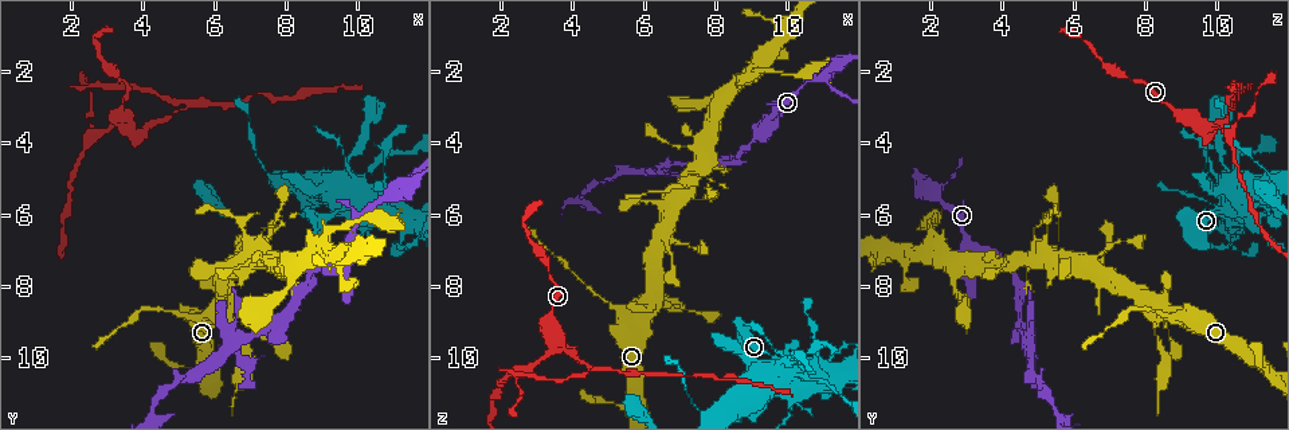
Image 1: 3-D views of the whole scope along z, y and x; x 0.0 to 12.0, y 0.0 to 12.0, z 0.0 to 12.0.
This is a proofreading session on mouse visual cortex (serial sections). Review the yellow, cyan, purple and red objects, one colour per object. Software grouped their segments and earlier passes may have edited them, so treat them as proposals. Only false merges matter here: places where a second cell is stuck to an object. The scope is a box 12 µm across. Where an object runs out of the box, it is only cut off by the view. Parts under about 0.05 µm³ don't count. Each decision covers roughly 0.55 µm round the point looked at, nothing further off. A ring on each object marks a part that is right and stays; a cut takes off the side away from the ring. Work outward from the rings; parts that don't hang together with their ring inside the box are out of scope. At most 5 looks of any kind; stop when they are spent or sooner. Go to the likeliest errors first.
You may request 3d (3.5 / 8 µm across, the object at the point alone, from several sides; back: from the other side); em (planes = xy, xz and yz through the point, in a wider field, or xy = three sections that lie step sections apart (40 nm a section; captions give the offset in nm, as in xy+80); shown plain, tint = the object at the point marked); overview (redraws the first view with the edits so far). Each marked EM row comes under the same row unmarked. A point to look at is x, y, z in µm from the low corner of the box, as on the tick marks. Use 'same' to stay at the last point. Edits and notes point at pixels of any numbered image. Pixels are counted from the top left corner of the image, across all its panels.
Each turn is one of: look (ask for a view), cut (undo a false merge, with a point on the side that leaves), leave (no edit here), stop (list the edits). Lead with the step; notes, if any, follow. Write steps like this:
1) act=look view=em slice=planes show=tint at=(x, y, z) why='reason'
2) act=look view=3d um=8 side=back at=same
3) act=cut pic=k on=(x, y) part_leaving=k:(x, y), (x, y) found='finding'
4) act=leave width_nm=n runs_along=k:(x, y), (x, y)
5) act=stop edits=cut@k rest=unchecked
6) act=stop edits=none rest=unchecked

act=look view=3d um=8 at=(5.4, 8.8, 8.7) why='calibre changes'

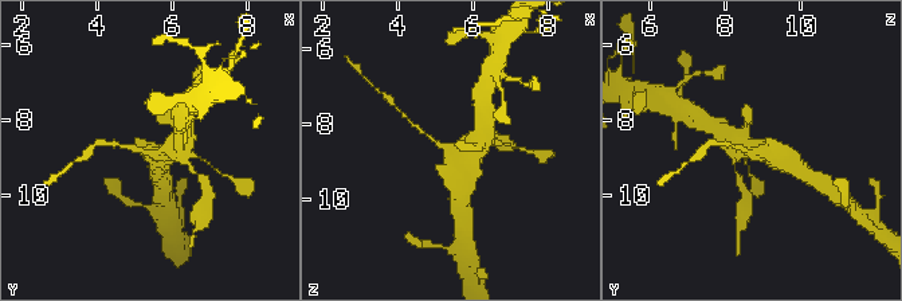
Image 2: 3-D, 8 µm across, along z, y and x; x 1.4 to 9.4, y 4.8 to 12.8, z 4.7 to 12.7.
act=look view=3d um=3.5 side=back at=(5.4, 8.8, 8.7) why='closer look'

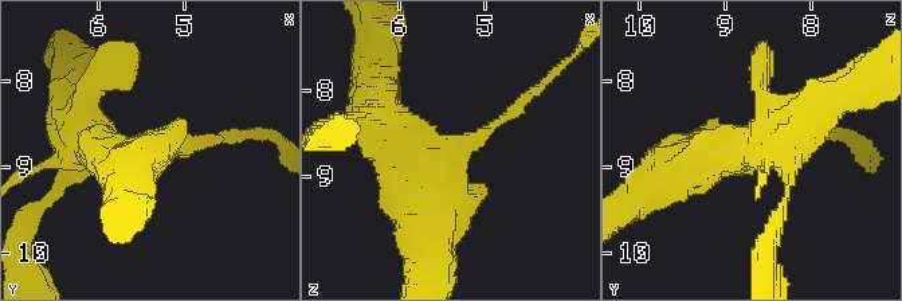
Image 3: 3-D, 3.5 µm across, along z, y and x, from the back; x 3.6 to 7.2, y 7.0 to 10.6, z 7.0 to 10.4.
act=look view=em slice=planes show=tint at=same arm_widths_nm=100,500

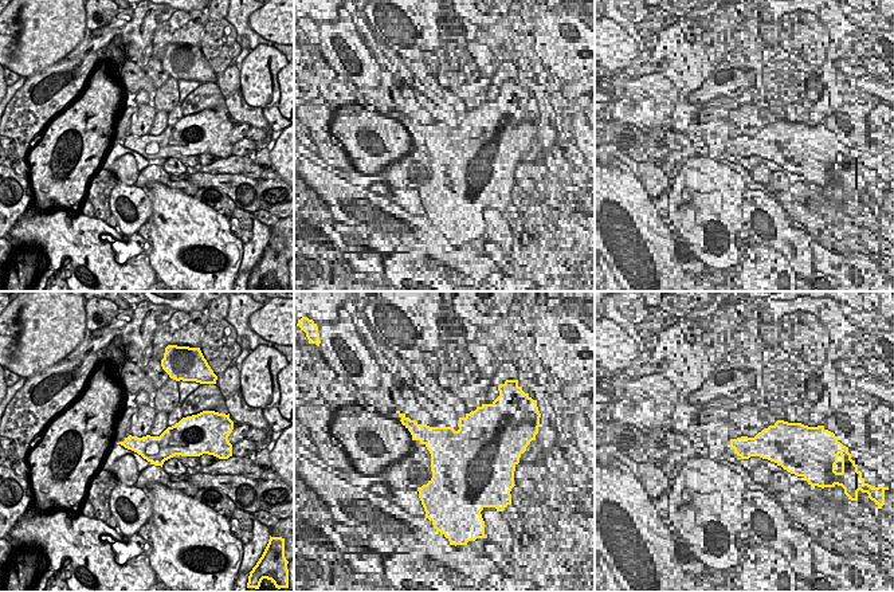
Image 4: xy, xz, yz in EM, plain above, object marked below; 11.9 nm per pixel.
act=cut pic=3 on=(524, 98) part_leaving=3:(491, 126), (567, 65), (579, 47) found='two cells meet here'

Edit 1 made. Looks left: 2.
act=look view=3d um=8 at=(10.1, 5.4, 10.4) why='calibre changes'

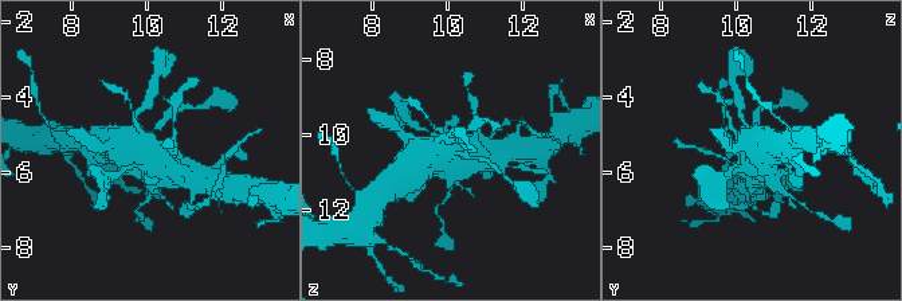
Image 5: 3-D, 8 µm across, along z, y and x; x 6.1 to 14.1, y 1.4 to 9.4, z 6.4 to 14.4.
act=look view=em slice=xy step=5 show=tint at=(10.0, 5.3, 10.4) why='shape alone is not enough'

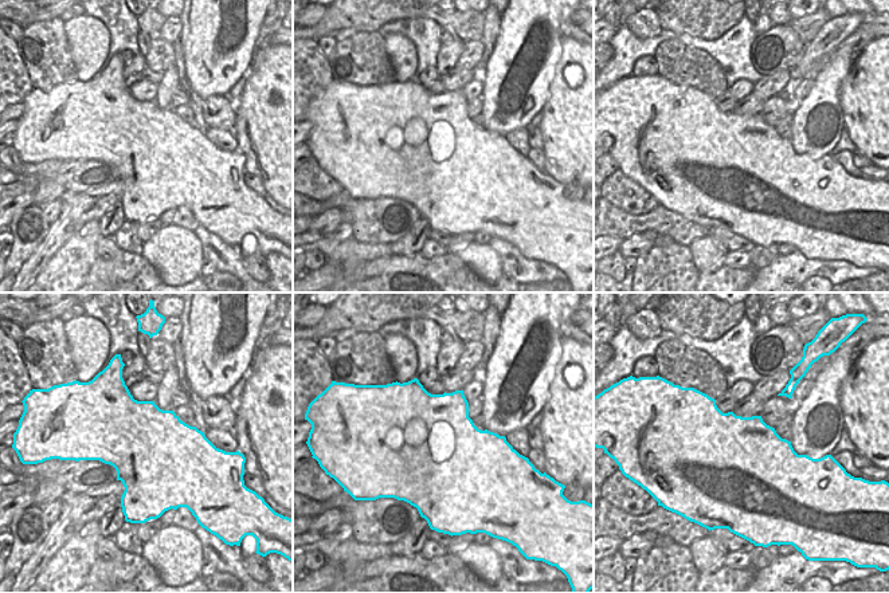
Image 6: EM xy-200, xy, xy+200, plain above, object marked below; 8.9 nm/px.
act=leave found='one cell here'

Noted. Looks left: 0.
act=stop edits=cut@3 rest=unchecked

